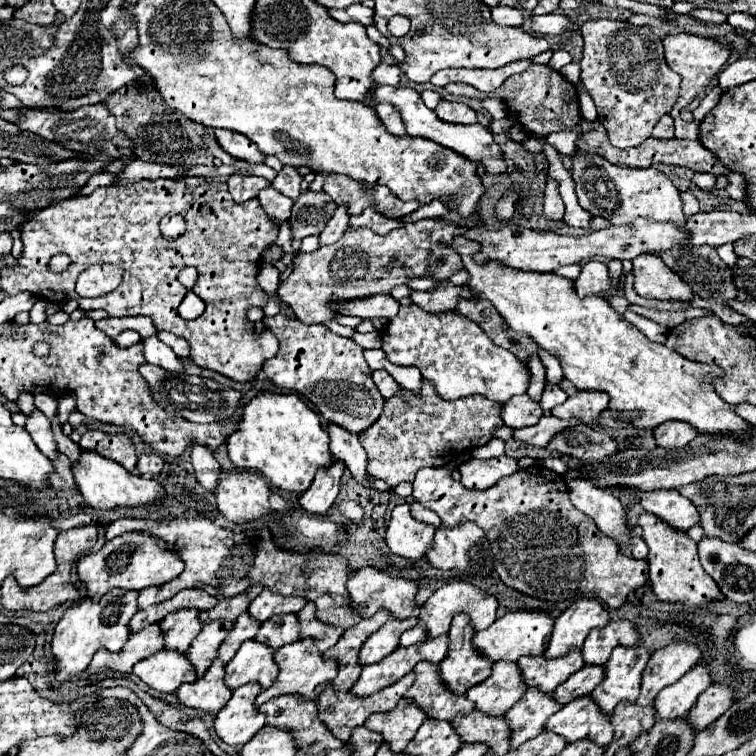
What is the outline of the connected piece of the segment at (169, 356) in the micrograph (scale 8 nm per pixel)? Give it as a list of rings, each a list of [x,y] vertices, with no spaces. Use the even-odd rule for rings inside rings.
[[[158,337],[144,339],[144,355],[146,355],[146,361],[152,365],[158,365],[158,367],[162,367],[170,373],[176,373],[176,375],[184,373],[182,361]]]

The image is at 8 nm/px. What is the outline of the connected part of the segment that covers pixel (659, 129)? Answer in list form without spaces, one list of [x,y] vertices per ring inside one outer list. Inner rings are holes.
[[[664,115],[654,127],[652,137],[654,139],[674,139],[674,119],[670,115]]]

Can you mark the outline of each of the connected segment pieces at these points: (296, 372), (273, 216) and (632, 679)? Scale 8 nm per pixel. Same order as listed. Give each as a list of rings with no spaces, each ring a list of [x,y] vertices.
[[[282,315],[266,317],[264,325],[280,341],[278,355],[268,359],[262,367],[278,389],[300,393],[318,409],[326,423],[340,425],[354,435],[366,431],[378,419],[384,407],[384,397],[370,379],[370,367],[360,345],[352,339],[334,335],[324,325],[304,325],[296,319],[282,323]]]
[[[266,187],[258,193],[258,201],[264,209],[264,213],[270,217],[270,221],[274,221],[274,225],[282,225],[290,219],[290,209],[292,209],[292,199],[284,197],[282,193],[278,193],[274,187]]]
[[[614,647],[604,665],[604,681],[590,695],[602,713],[610,715],[618,703],[638,699],[646,659],[650,659],[646,647]]]

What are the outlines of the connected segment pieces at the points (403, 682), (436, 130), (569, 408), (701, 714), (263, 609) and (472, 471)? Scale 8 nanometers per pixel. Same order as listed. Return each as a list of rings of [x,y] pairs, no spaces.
[[[408,673],[406,677],[402,677],[398,683],[370,695],[370,697],[354,697],[352,693],[336,693],[336,697],[318,697],[318,721],[322,721],[340,741],[348,741],[350,739],[350,733],[354,727],[362,725],[372,713],[386,713],[386,711],[392,711],[398,701],[402,699],[402,695],[412,687],[414,683],[414,673]]]
[[[376,85],[374,91],[370,93],[370,105],[376,105],[380,101],[390,101],[392,105],[398,107],[400,115],[402,115],[402,121],[404,121],[404,127],[406,127],[406,133],[410,137],[422,137],[422,139],[430,139],[434,143],[440,143],[452,151],[456,151],[458,155],[466,157],[468,161],[476,163],[476,165],[482,165],[486,173],[490,175],[502,175],[508,171],[508,163],[504,161],[502,157],[502,151],[498,147],[498,143],[494,143],[494,137],[492,133],[482,127],[482,125],[454,125],[454,123],[444,123],[436,117],[436,113],[432,109],[428,109],[424,105],[424,101],[420,99],[420,95],[410,89],[410,87],[388,87],[388,85]]]
[[[578,391],[574,397],[568,397],[562,405],[552,409],[552,415],[558,419],[580,419],[584,425],[598,427],[596,421],[600,413],[608,407],[608,395],[600,391]]]
[[[710,685],[686,715],[688,725],[694,733],[710,727],[728,707],[732,705],[732,689],[726,685]]]
[[[264,589],[248,607],[248,613],[264,623],[274,615],[286,615],[286,613],[298,613],[304,607],[304,599],[302,597],[282,597],[278,593],[270,593],[268,589]]]
[[[502,455],[502,457],[496,457],[496,459],[488,459],[488,461],[470,459],[470,461],[460,465],[462,485],[468,487],[468,489],[484,491],[488,487],[494,487],[494,483],[498,483],[502,477],[512,475],[518,469],[520,469],[518,461],[508,457],[508,455]]]

